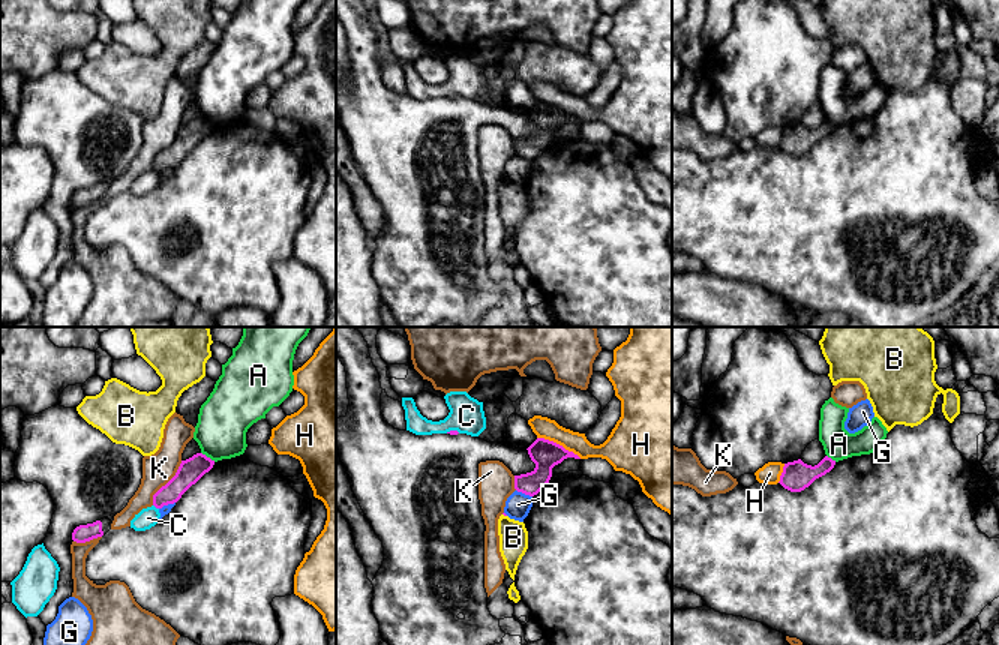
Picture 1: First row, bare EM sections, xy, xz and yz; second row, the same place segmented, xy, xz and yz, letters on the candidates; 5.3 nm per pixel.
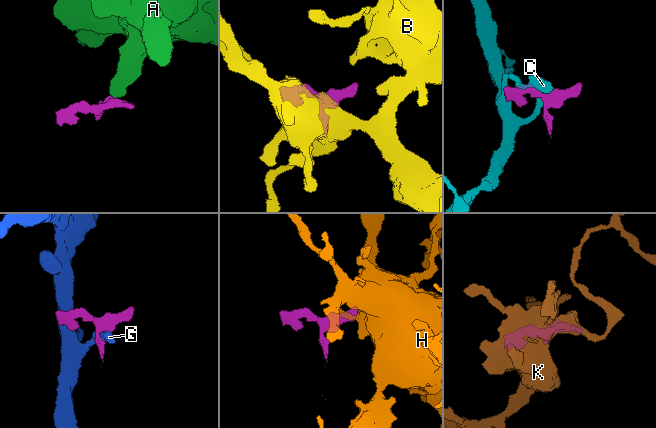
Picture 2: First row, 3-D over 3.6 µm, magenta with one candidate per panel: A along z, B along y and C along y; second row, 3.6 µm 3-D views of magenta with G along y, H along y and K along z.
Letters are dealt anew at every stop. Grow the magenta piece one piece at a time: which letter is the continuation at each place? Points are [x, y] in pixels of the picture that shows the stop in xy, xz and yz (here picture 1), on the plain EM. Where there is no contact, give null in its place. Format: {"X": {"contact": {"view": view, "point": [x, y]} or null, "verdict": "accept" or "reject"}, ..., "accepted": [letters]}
{"A": {"contact": {"view": "xy", "point": [209, 122]}, "verdict": "reject"}, "B": {"contact": {"view": "xz", "point": [504, 179]}, "verdict": "reject"}, "C": {"contact": {"view": "xy", "point": [156, 171]}, "verdict": "reject"}, "G": {"contact": {"view": "xz", "point": [524, 156]}, "verdict": "reject"}, "H": {"contact": {"view": "xz", "point": [558, 108]}, "verdict": "reject"}, "K": {"contact": {"view": "xy", "point": [167, 147]}, "verdict": "reject"}, "accepted": []}

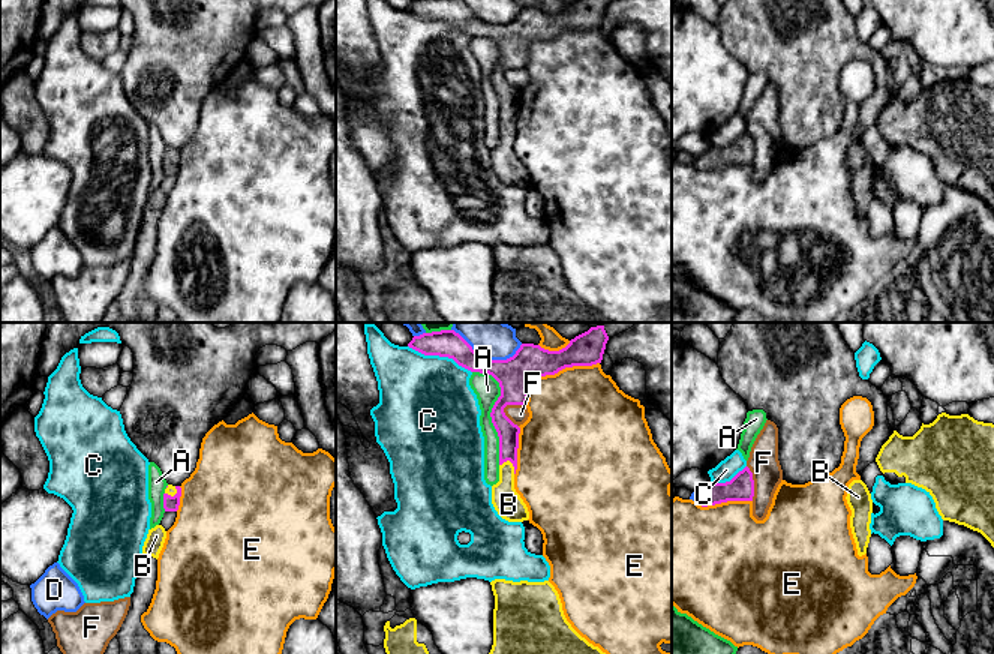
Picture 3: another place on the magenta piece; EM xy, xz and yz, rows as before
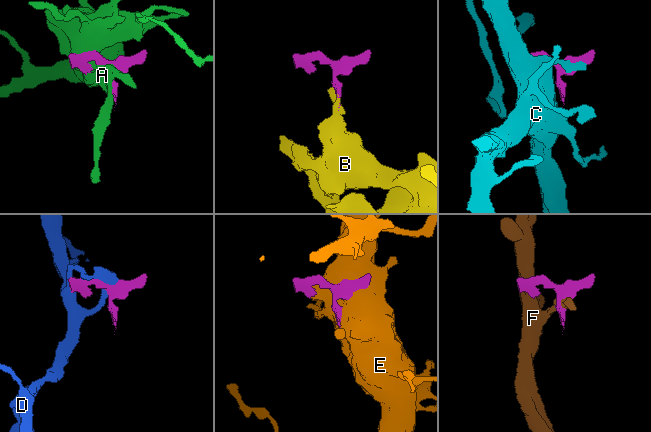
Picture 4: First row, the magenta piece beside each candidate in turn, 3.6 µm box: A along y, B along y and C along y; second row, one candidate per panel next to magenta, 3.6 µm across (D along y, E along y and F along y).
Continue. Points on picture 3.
{"A": {"contact": {"view": "xz", "point": [492, 75]}, "verdict": "reject"}, "B": {"contact": {"view": "xz", "point": [510, 125]}, "verdict": "accept"}, "C": {"contact": {"view": "xz", "point": [440, 20]}, "verdict": "reject"}, "D": {"contact": {"view": "xz", "point": [492, 24]}, "verdict": "reject"}, "E": {"contact": {"view": "xz", "point": [552, 38]}, "verdict": "reject"}, "F": {"contact": {"view": "xz", "point": [505, 80]}, "verdict": "reject"}, "accepted": ["B"]}

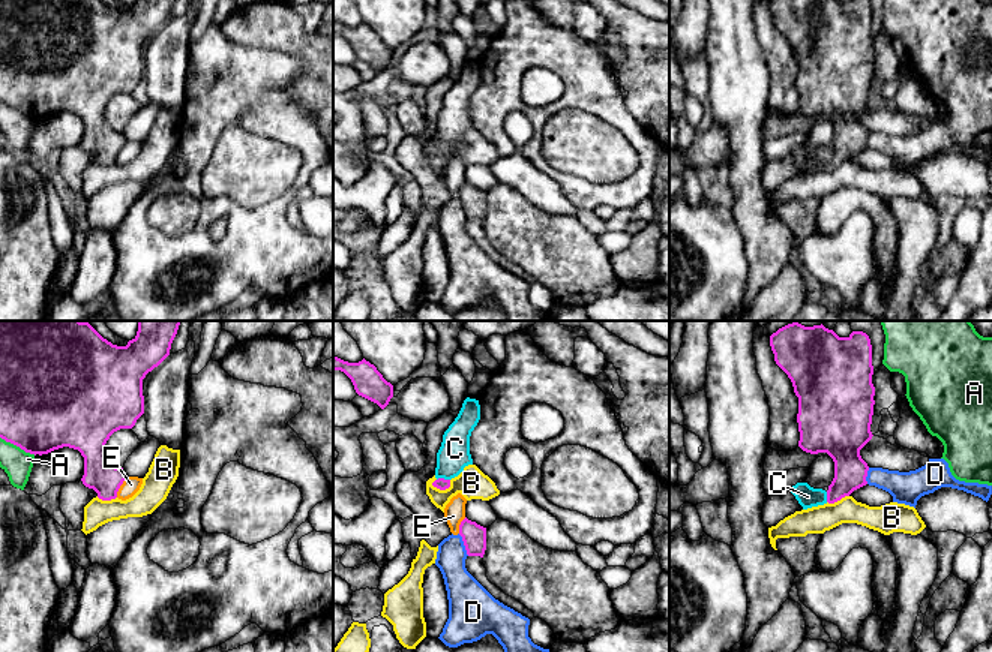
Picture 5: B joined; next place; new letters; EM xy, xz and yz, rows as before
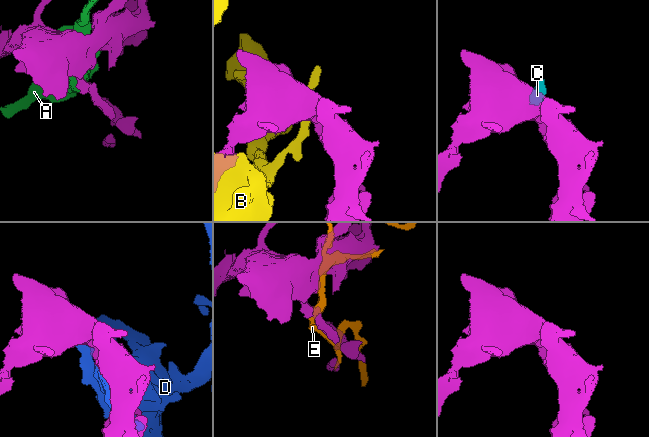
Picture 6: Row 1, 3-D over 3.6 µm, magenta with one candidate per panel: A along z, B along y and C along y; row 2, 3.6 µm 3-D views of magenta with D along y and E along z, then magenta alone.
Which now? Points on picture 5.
{"A": {"contact": {"view": "xy", "point": [18, 110]}, "verdict": "reject"}, "B": {"contact": {"view": "xz", "point": [443, 153]}, "verdict": "reject"}, "C": {"contact": {"view": "xz", "point": [443, 143]}, "verdict": "accept"}, "D": {"contact": {"view": "xz", "point": [464, 209]}, "verdict": "reject"}, "E": {"contact": {"view": "xy", "point": [119, 152]}, "verdict": "reject"}, "accepted": ["C"]}

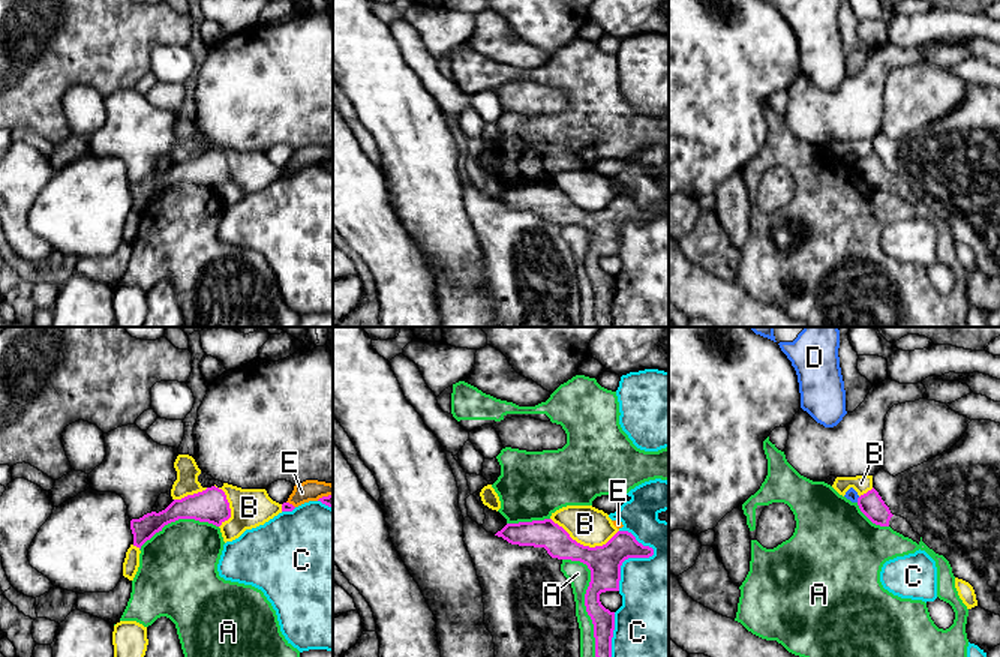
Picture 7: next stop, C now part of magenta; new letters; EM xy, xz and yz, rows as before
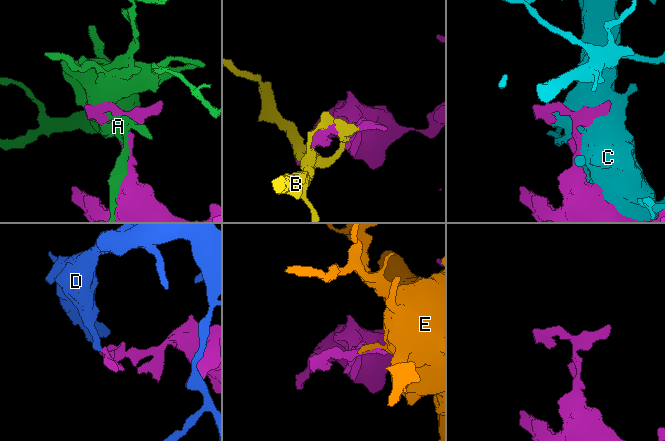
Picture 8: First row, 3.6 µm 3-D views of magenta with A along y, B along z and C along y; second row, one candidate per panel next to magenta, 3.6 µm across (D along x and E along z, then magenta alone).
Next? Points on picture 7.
{"A": {"contact": {"view": "xz", "point": [585, 266]}, "verdict": "reject"}, "B": {"contact": {"view": "xz", "point": [585, 210]}, "verdict": "reject"}, "C": {"contact": {"view": "xz", "point": [639, 221]}, "verdict": "reject"}, "D": {"contact": {"view": "yz", "point": [858, 164]}, "verdict": "reject"}, "E": {"contact": {"view": "xy", "point": [324, 161]}, "verdict": "reject"}, "accepted": []}

